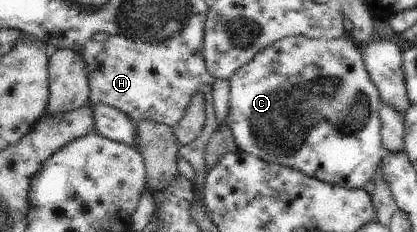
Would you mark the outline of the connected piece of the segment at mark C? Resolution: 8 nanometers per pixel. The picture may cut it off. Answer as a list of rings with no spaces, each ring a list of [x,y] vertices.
[[[350,35],[340,39],[285,37],[260,51],[229,80],[230,103],[225,124],[242,153],[250,153],[268,163],[286,165],[305,176],[348,189],[363,188],[372,180],[385,154],[380,135],[380,92],[372,83],[361,51]]]

